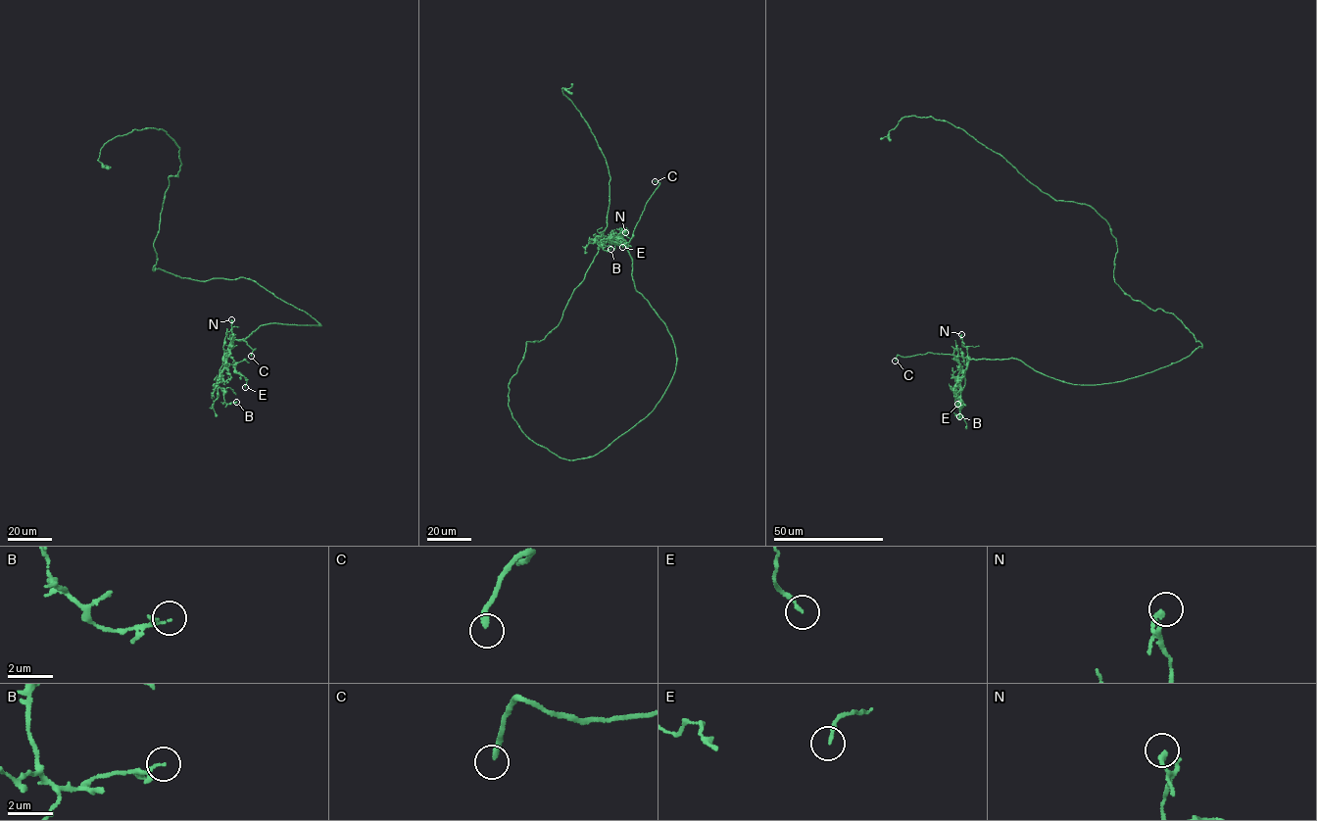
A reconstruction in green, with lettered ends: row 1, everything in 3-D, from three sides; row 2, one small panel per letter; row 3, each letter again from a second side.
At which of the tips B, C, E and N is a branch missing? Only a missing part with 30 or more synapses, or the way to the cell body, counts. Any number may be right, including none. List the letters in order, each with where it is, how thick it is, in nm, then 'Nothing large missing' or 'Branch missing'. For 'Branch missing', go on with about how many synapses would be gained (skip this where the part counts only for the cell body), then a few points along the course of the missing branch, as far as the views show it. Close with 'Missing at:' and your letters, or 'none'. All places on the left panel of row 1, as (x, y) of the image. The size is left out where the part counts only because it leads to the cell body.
B: Place: (236, 402). Thickness 100 nm. Nothing large missing
C: Place: (251, 356). Thickness 240 nm. Branch missing. Course of what is missing: (251, 356), (250, 375), (241, 380), (227, 355), (220, 353)
E: Place: (245, 387). Thickness 160 nm. Nothing large missing
N: Place: (231, 319). Thickness 220 nm. Nothing large missing
Missing at: C

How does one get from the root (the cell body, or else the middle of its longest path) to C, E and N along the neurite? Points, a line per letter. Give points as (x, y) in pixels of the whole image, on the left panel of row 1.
C: (171, 274), (200, 281), (250, 278), (305, 312), (321, 325), (262, 324), (239, 340), (256, 349), (251, 356)
E: (171, 274), (200, 281), (250, 278), (321, 325), (266, 323), (235, 339), (227, 354), (246, 381), (245, 387)
N: (171, 274), (200, 281), (250, 278), (321, 325), (262, 324), (245, 339), (235, 339), (224, 355), (231, 319)

